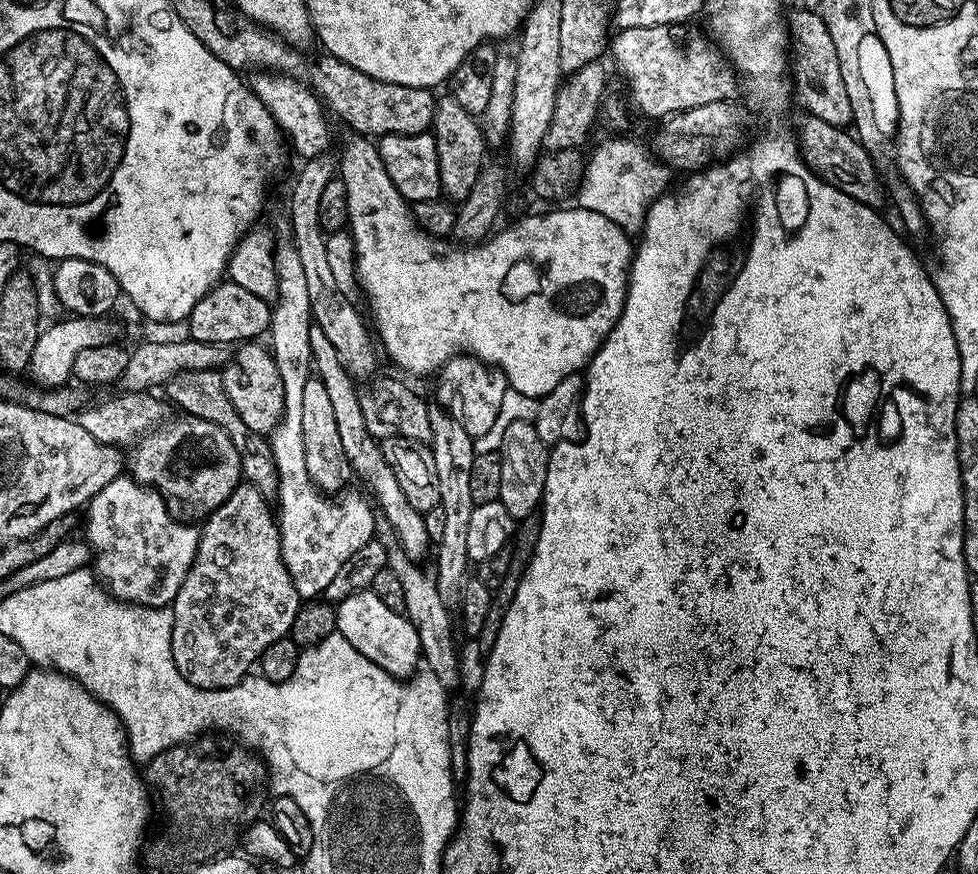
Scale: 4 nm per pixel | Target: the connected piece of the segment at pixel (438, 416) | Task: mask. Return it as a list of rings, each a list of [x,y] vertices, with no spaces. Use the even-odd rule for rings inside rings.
[[[438,406],[429,407],[432,439],[430,447],[434,454],[434,462],[438,473],[440,506],[445,511],[445,530],[436,548],[436,589],[442,598],[444,607],[452,610],[459,607],[464,592],[465,582],[469,579],[470,561],[467,549],[467,531],[470,530],[470,517],[475,504],[470,496],[470,473],[473,466],[474,440],[465,433],[459,417],[448,415],[445,409]]]

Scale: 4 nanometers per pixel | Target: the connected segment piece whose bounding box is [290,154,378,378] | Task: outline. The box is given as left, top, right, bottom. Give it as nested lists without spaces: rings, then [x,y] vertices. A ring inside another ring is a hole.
[[[330,154],[314,157],[305,161],[296,178],[290,196],[290,224],[292,241],[298,250],[302,270],[305,271],[306,292],[309,295],[311,312],[315,325],[325,331],[326,338],[338,350],[344,368],[354,378],[375,375],[378,366],[376,352],[370,342],[364,322],[352,304],[353,299],[342,293],[334,274],[331,273],[330,262],[326,255],[326,234],[320,224],[321,198],[328,182],[336,178],[338,164]]]

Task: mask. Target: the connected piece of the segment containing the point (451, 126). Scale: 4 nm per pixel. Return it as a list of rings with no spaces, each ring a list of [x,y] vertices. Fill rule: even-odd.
[[[451,96],[441,97],[432,115],[431,131],[435,138],[435,150],[438,151],[439,180],[441,193],[452,202],[464,201],[483,168],[488,145],[483,134],[483,127],[468,111],[463,110]]]

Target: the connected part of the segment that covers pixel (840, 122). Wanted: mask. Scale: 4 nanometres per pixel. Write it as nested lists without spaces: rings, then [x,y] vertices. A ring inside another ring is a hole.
[[[797,10],[792,17],[787,17],[786,24],[790,29],[790,72],[794,77],[794,96],[804,107],[809,116],[822,118],[830,126],[847,129],[853,123],[849,95],[838,70],[837,51],[833,39],[826,28],[826,22],[819,11]]]

